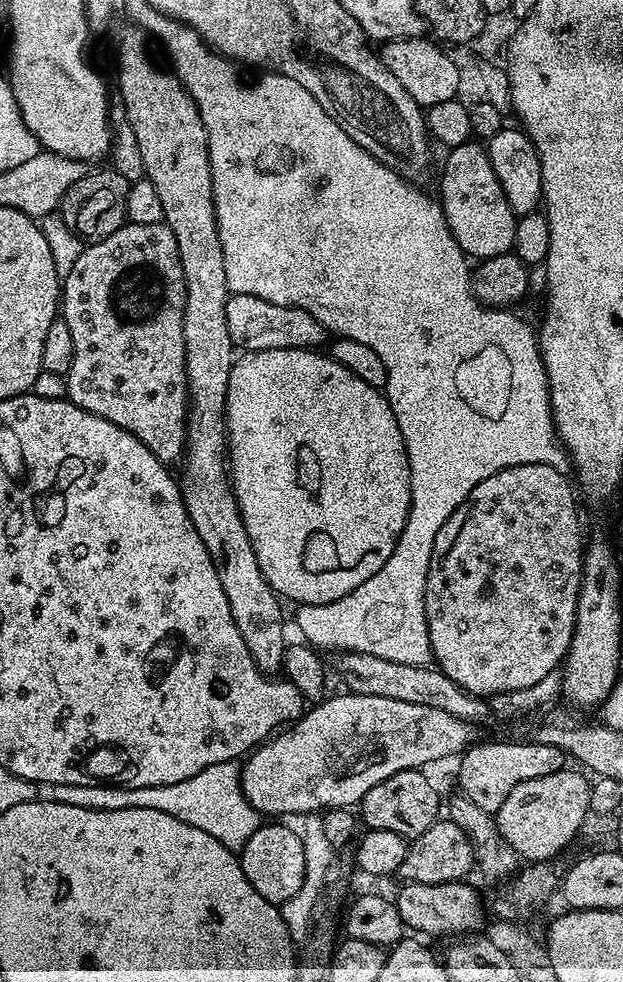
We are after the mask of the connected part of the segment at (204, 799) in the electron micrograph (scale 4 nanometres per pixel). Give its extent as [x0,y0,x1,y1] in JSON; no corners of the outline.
[38,760,262,853]

